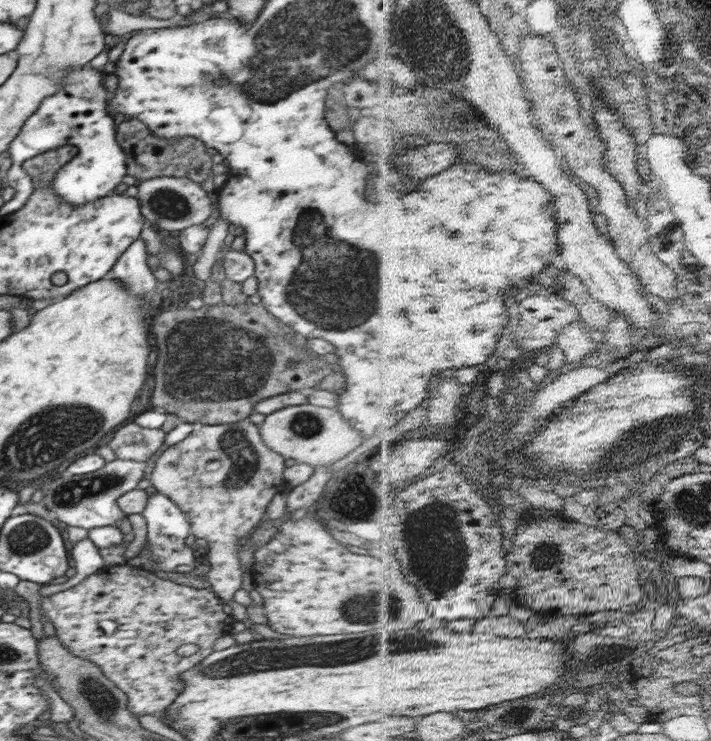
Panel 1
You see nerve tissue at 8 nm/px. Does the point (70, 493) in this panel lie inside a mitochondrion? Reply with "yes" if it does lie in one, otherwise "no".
yes

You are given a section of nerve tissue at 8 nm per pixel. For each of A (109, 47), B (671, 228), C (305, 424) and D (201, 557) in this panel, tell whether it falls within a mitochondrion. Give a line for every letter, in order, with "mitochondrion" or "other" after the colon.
A: other
B: other
C: mitochondrion
D: other

